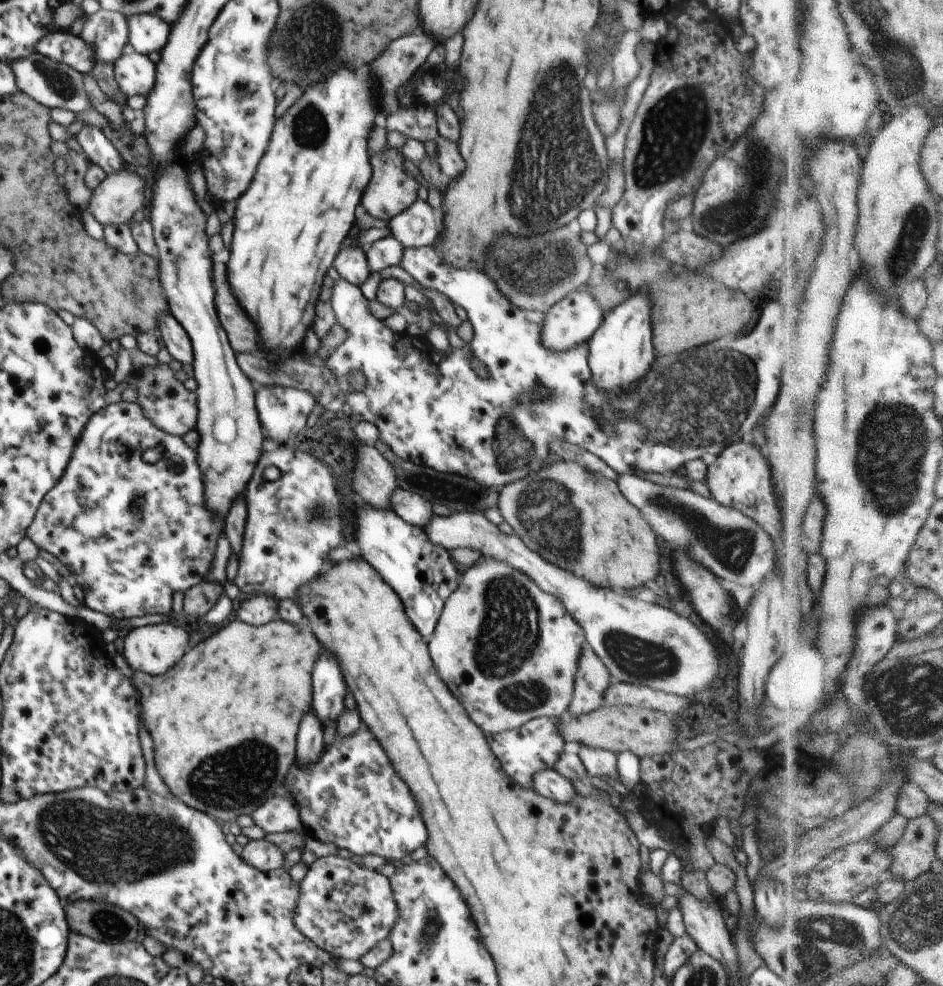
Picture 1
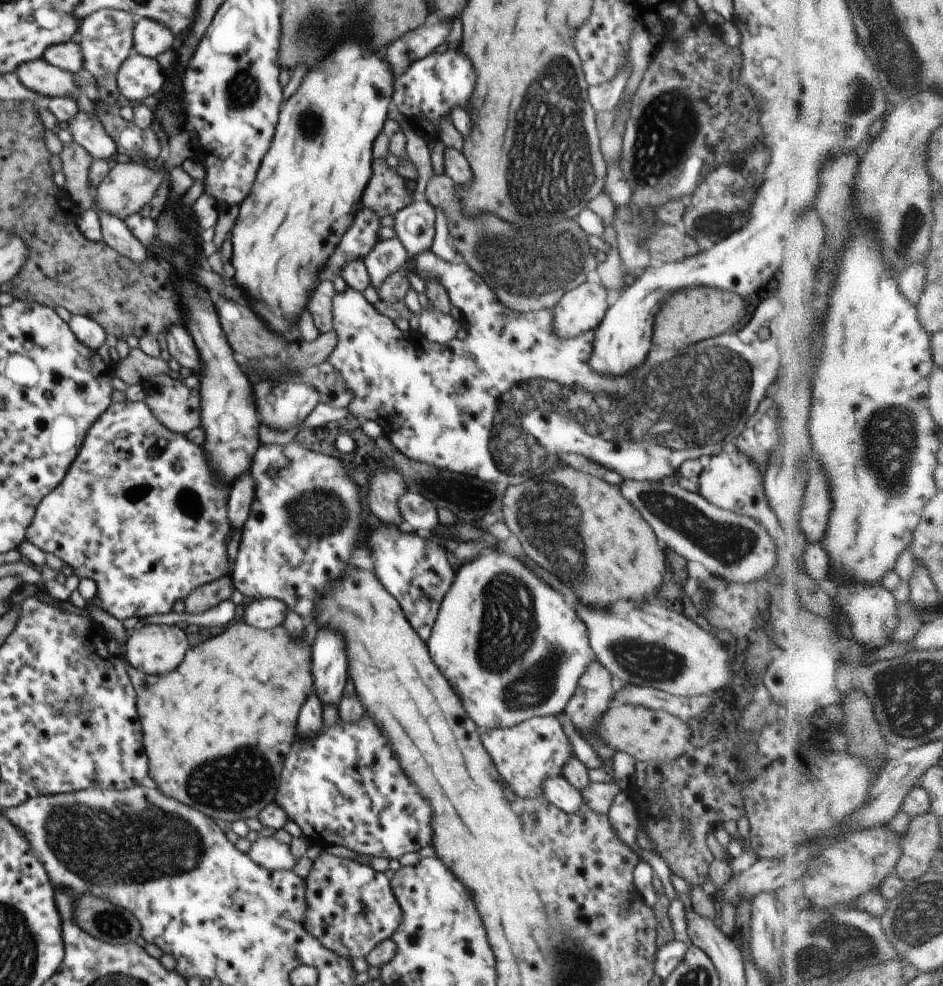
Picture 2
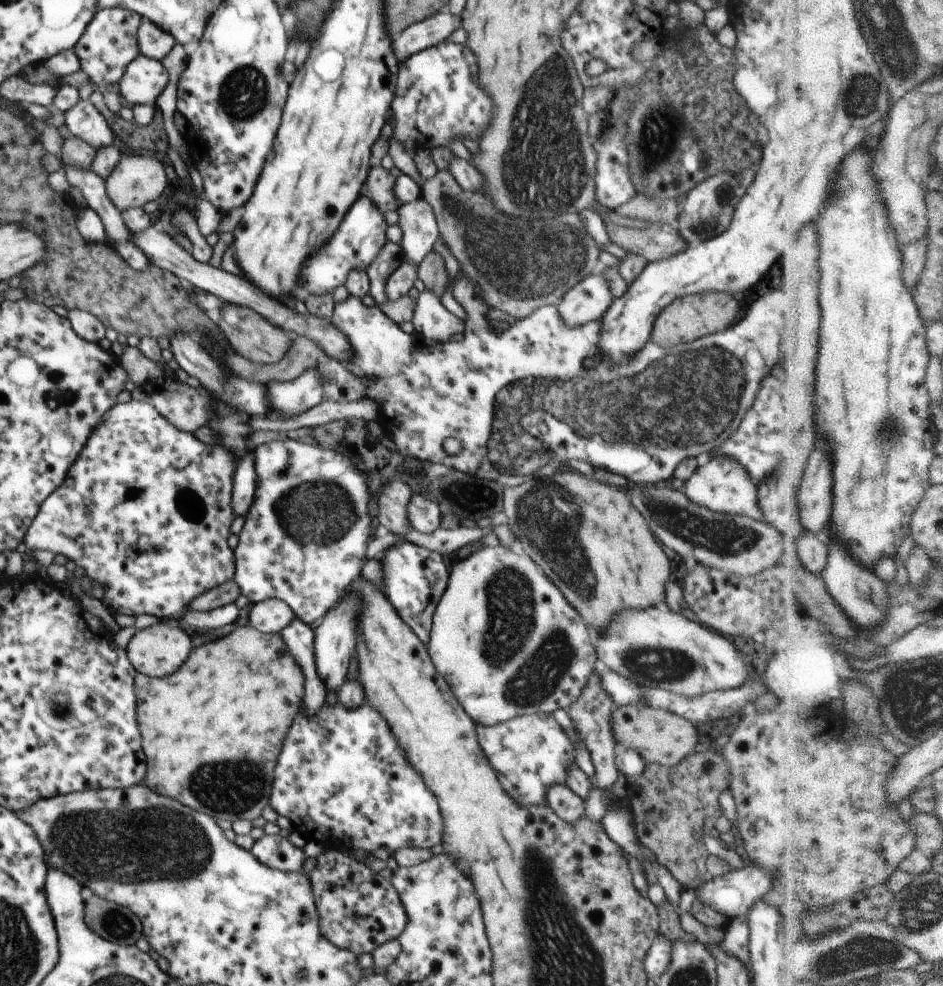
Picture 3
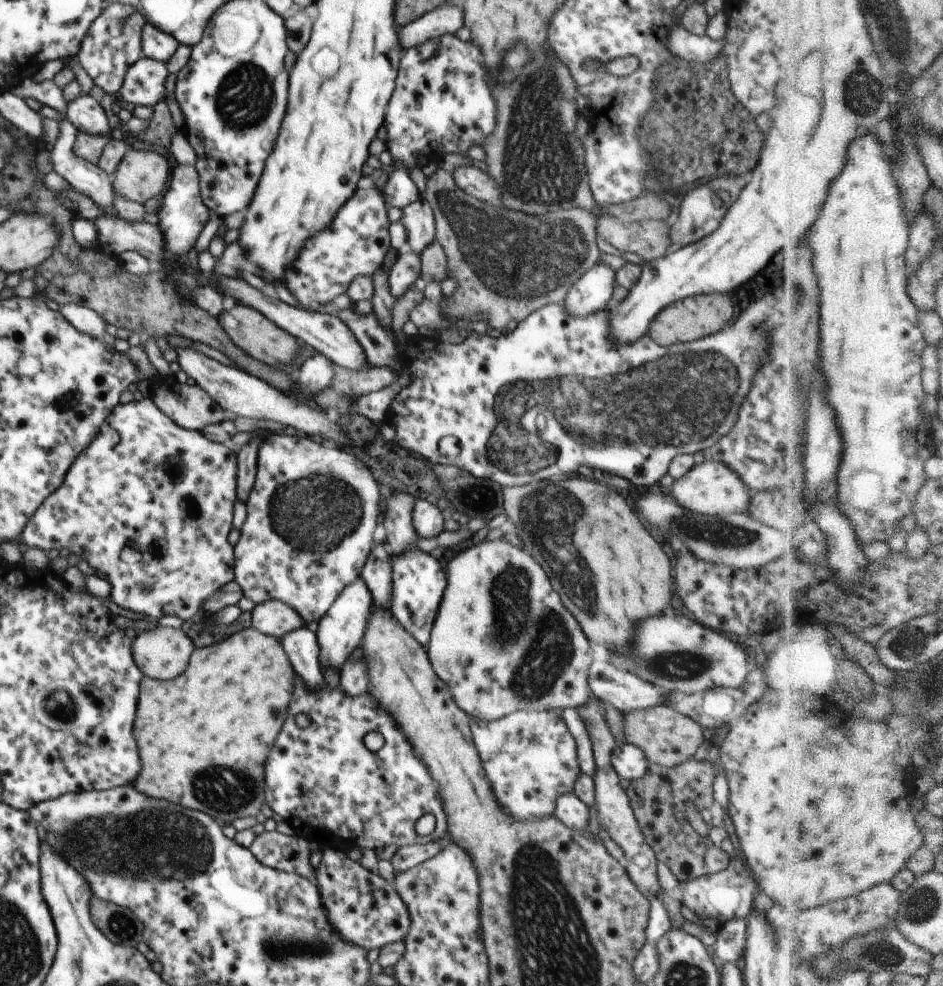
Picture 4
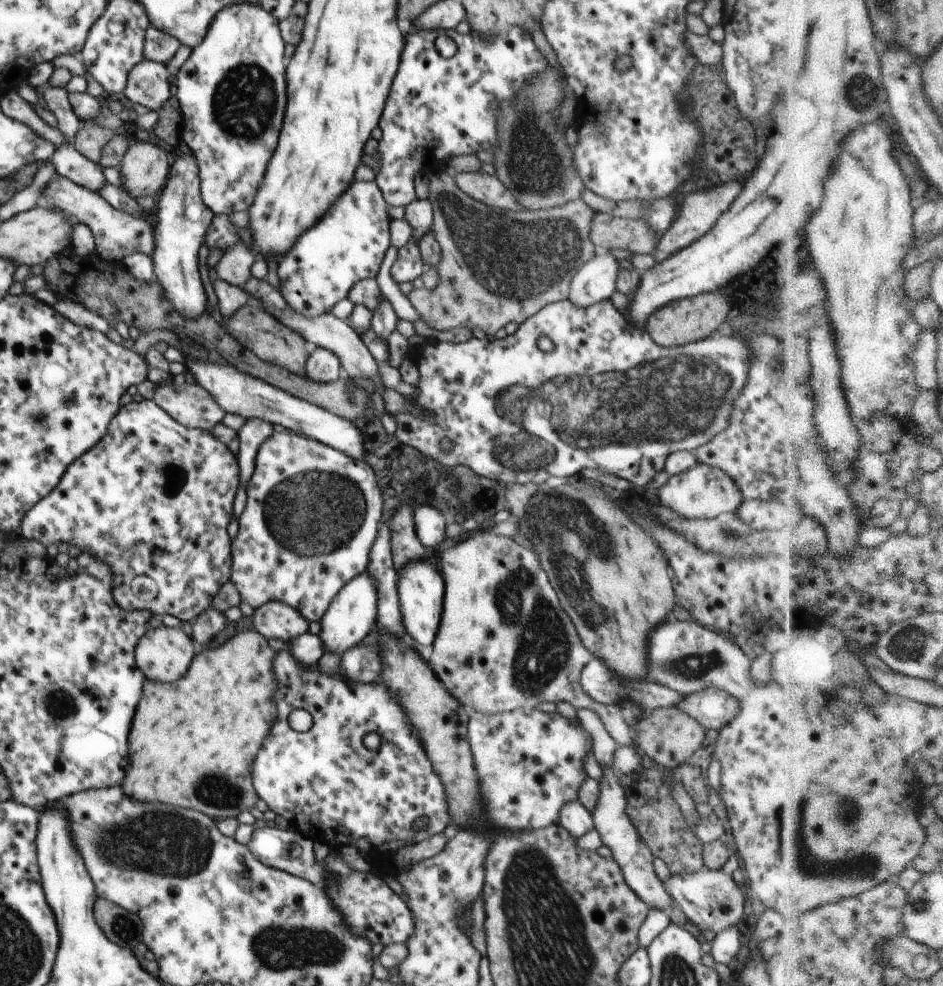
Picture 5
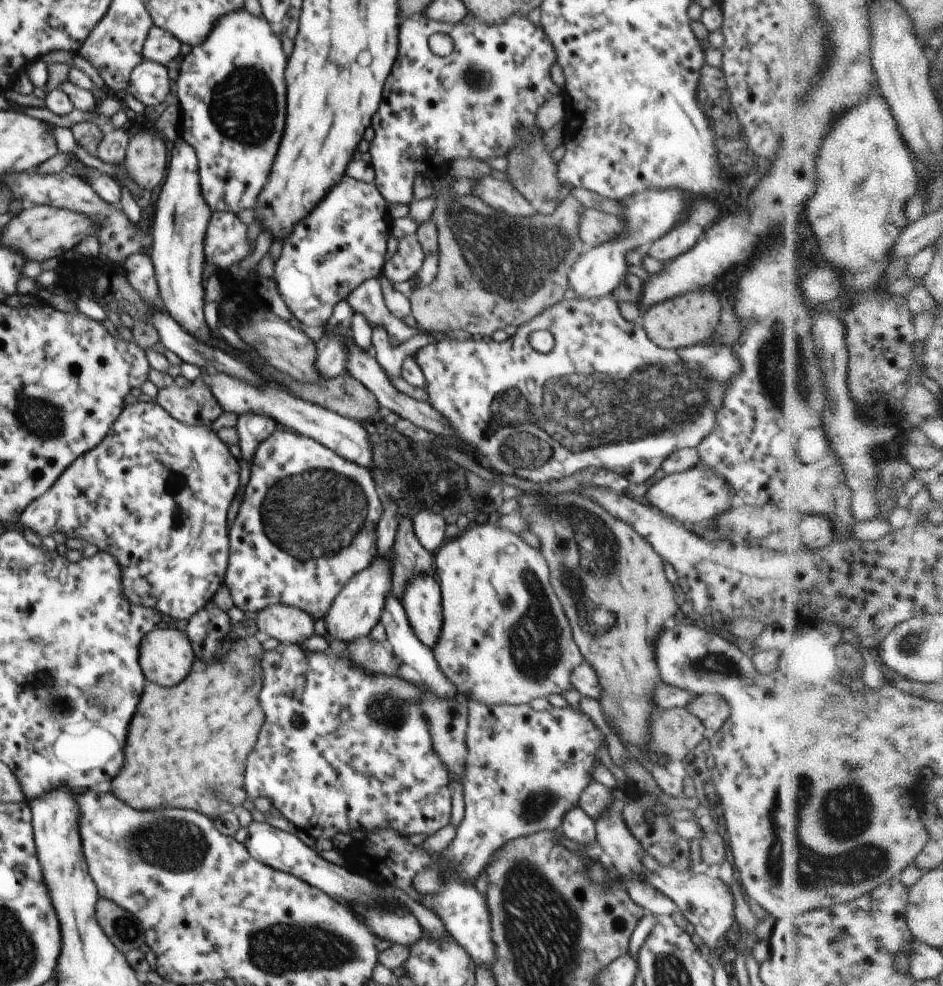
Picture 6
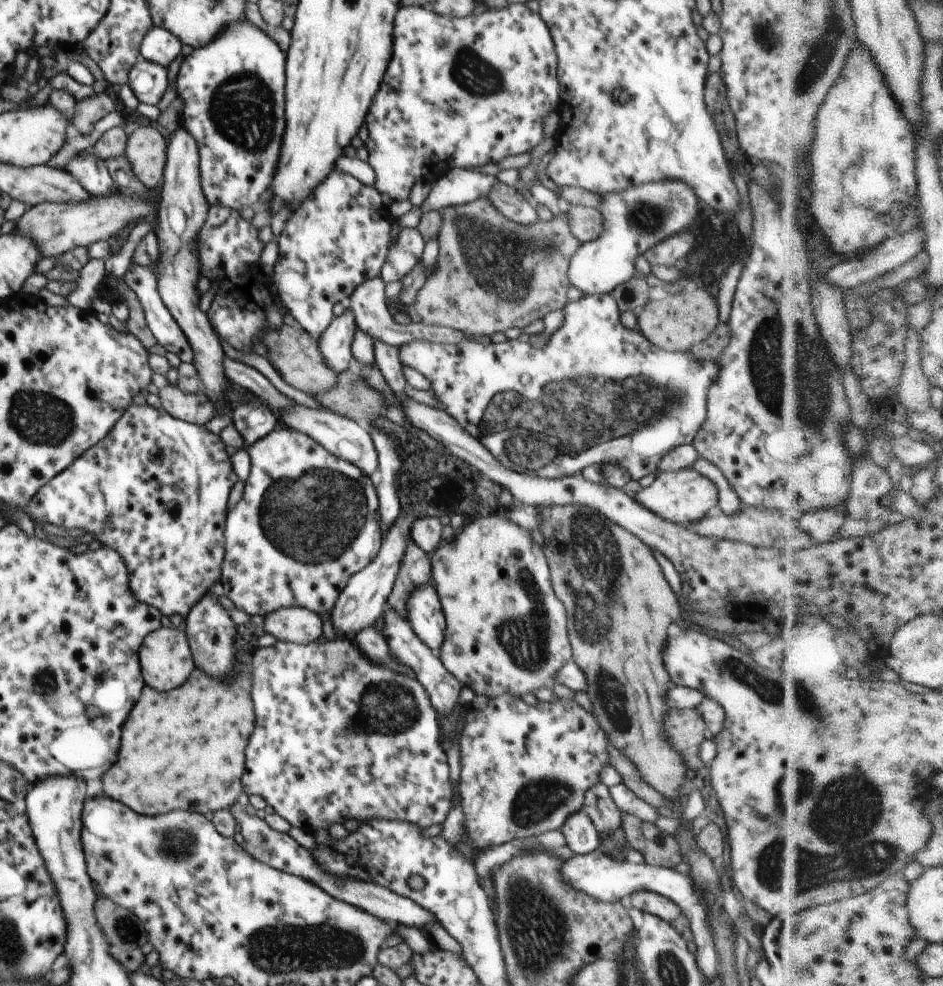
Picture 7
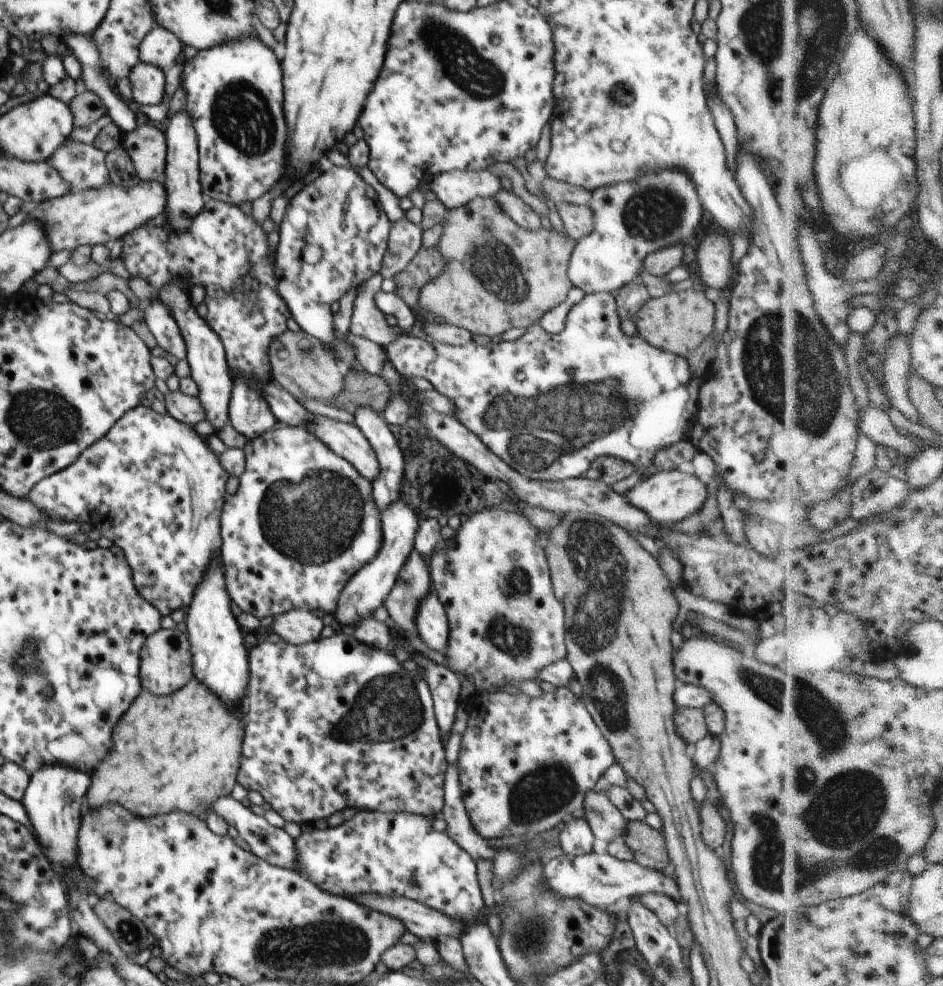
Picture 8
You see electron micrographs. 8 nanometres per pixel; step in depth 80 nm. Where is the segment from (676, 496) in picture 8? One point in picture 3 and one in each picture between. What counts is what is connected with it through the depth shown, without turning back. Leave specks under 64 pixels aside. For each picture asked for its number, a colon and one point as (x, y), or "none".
3: (723, 485)
4: (711, 488)
5: (702, 492)
6: (699, 494)
7: (686, 495)

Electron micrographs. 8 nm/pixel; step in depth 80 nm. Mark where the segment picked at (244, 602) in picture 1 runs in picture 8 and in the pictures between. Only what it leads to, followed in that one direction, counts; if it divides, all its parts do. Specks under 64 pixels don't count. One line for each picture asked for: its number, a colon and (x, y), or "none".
2: (263, 613)
3: (273, 615)
4: (275, 618)
5: (275, 619)
6: (290, 625)
7: (299, 625)
8: (297, 626)

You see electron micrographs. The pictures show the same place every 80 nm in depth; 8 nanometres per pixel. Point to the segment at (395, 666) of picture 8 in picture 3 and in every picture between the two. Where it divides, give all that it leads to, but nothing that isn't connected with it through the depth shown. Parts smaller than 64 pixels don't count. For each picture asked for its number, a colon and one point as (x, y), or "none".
3: (342, 780)
4: (322, 779)
5: (328, 786)
6: (364, 760)
7: (336, 736)

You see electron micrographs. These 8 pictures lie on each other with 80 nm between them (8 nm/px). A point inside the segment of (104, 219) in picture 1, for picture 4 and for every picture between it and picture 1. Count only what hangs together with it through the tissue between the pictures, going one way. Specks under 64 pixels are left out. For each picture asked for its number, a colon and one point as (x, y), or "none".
2: (127, 188)
3: (135, 180)
4: (141, 175)

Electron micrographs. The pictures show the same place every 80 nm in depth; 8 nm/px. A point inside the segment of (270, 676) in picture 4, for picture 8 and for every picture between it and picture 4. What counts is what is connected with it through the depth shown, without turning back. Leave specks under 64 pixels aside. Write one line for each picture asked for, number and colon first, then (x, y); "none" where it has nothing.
5: (193, 742)
6: (187, 746)
7: (185, 748)
8: (182, 752)

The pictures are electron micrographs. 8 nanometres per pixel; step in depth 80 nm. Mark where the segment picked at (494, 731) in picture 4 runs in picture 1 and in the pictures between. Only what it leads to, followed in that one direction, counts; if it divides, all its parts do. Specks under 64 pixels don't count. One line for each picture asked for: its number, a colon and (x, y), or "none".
1: (537, 744)
2: (526, 754)
3: (529, 753)

